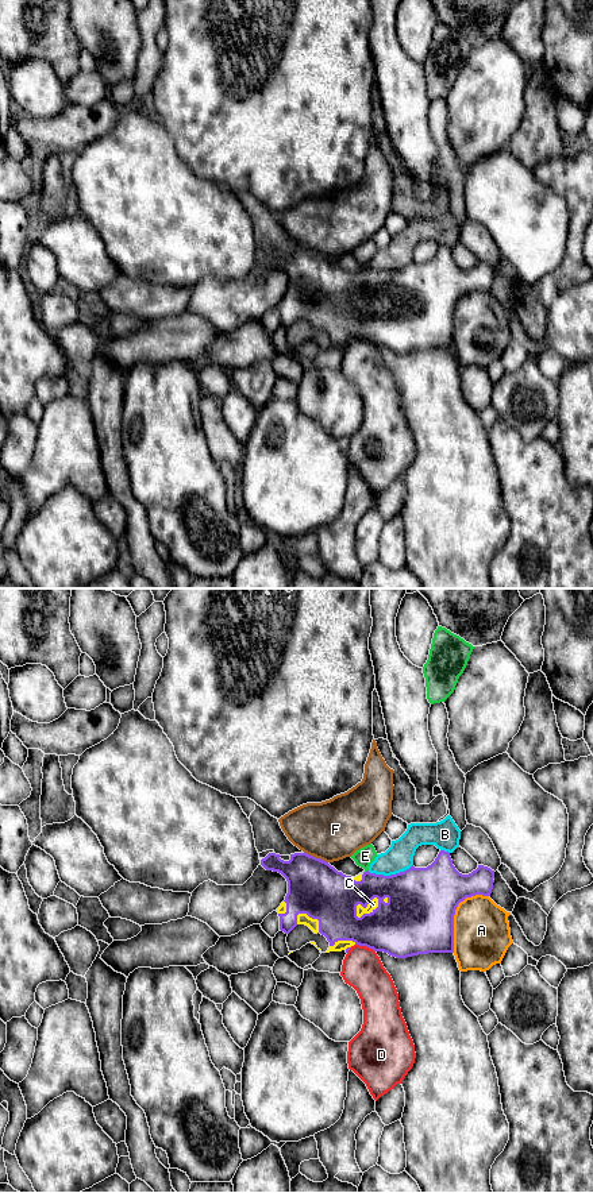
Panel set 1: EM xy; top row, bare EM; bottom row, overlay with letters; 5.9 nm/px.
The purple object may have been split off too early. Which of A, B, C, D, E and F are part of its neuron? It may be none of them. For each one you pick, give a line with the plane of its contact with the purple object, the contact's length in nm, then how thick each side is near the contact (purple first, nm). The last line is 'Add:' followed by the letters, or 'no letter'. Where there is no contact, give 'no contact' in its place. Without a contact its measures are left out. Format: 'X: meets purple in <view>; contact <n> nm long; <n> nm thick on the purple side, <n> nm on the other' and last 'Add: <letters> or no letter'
C: meets purple in xy; contact 170 nm long; 380 nm thick on the purple side, 60 nm on the other
Add: C

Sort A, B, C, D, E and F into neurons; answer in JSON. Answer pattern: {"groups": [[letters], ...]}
{"groups": [["A"], ["B"], ["C"], ["D"], ["E"], ["F"]]}

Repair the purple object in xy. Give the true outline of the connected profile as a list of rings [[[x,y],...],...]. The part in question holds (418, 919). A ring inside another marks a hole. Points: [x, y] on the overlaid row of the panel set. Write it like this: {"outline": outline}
{"outline": [[[440,850],[427,868],[413,865],[384,876],[363,872],[355,877],[338,872],[328,862],[307,853],[290,854],[289,861],[269,853],[261,860],[266,870],[281,873],[288,881],[285,900],[277,908],[280,930],[289,934],[297,924],[308,926],[330,942],[330,951],[346,953],[359,945],[396,958],[428,953],[454,953],[454,915],[458,904],[475,895],[490,896],[494,870],[478,865],[469,875],[459,873],[448,852]]]}

